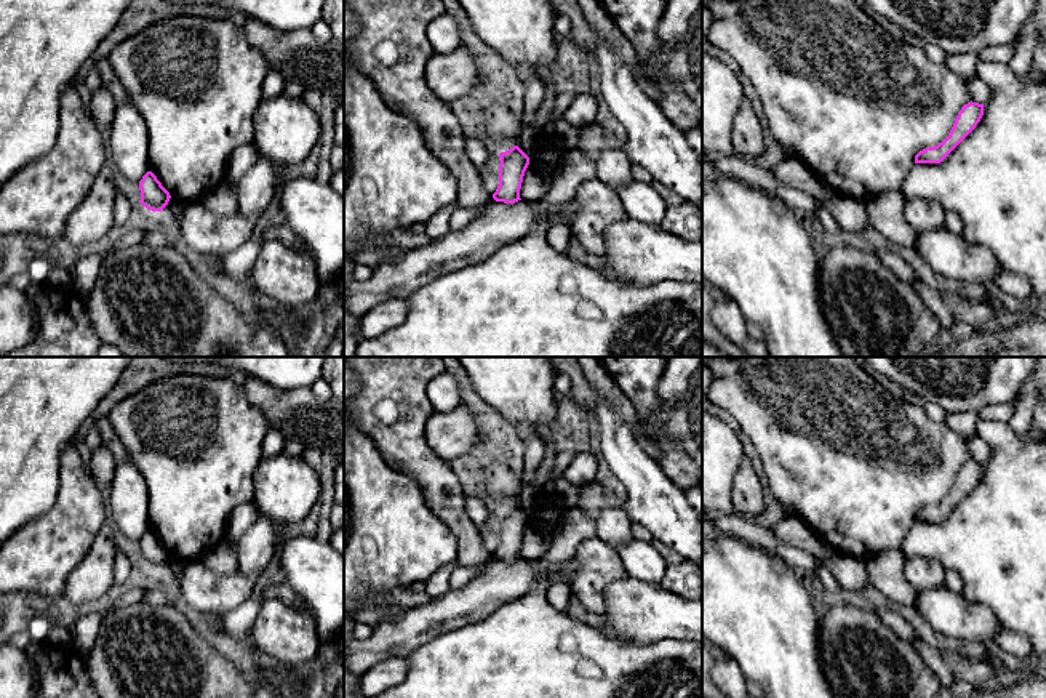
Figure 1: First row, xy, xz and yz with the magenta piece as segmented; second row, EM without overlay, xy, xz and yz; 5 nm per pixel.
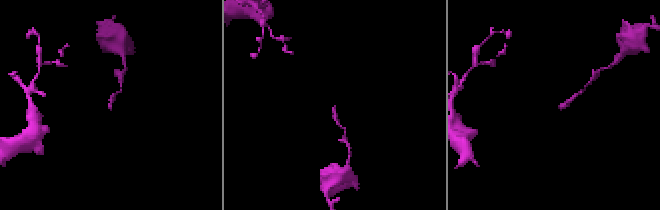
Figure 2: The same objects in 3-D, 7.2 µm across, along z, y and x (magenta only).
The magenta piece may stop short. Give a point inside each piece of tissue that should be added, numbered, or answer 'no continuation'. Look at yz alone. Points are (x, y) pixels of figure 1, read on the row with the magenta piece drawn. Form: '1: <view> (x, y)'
no continuation

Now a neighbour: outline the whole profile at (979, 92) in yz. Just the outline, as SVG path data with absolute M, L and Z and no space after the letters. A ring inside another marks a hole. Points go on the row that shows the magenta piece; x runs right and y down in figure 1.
M979 77L969 78L969 96L972 102L985 104L992 99L990 86Z

